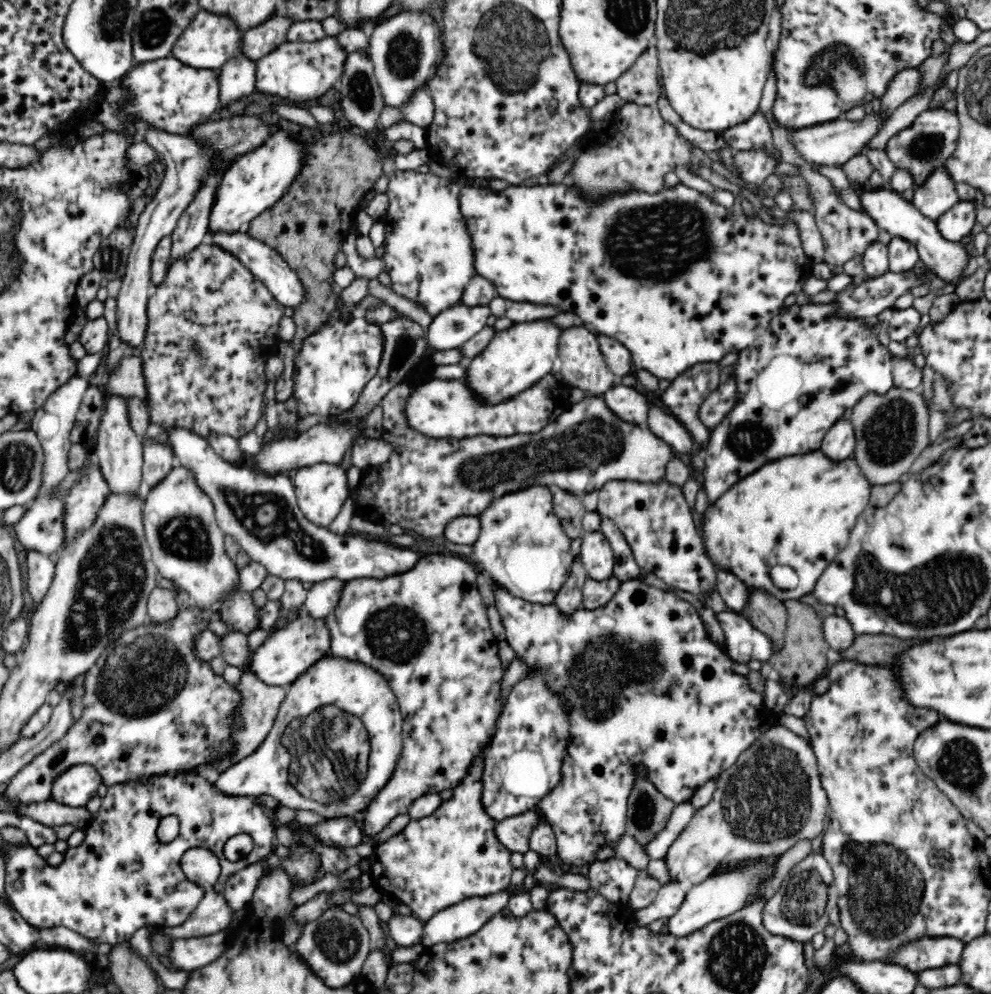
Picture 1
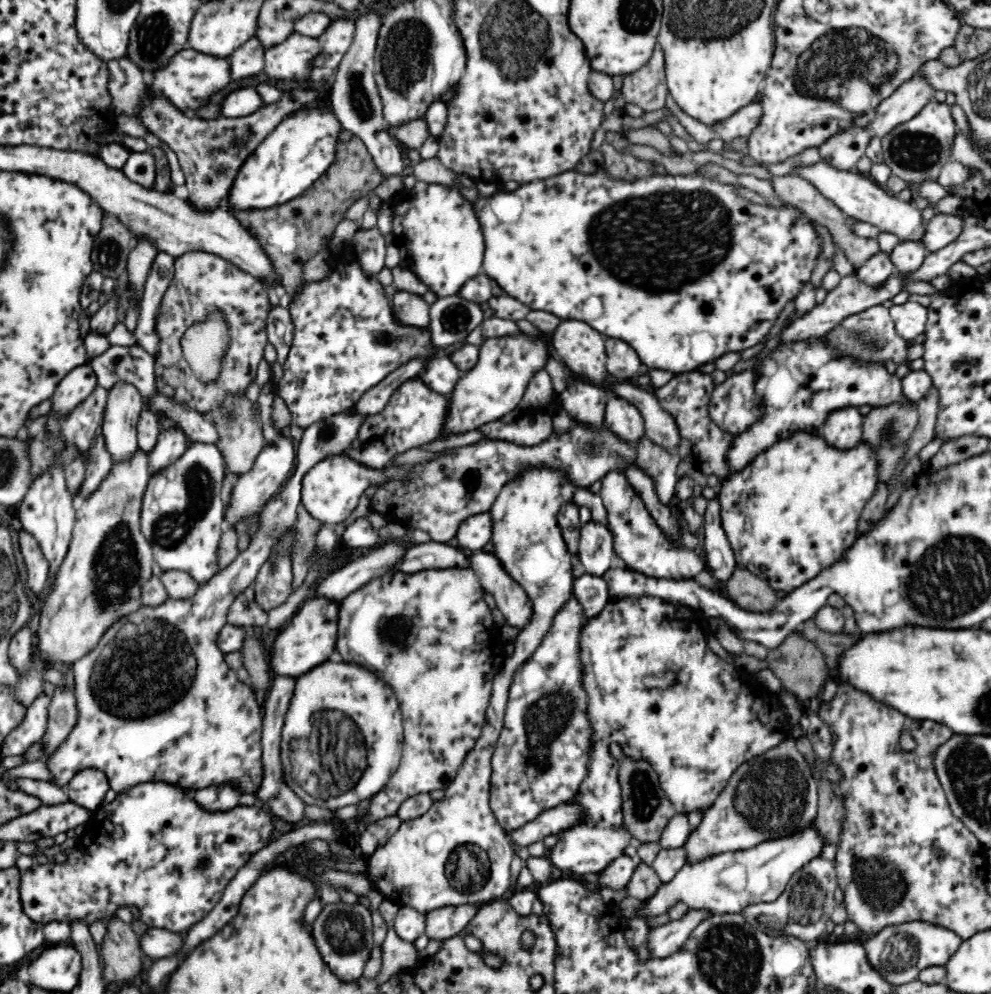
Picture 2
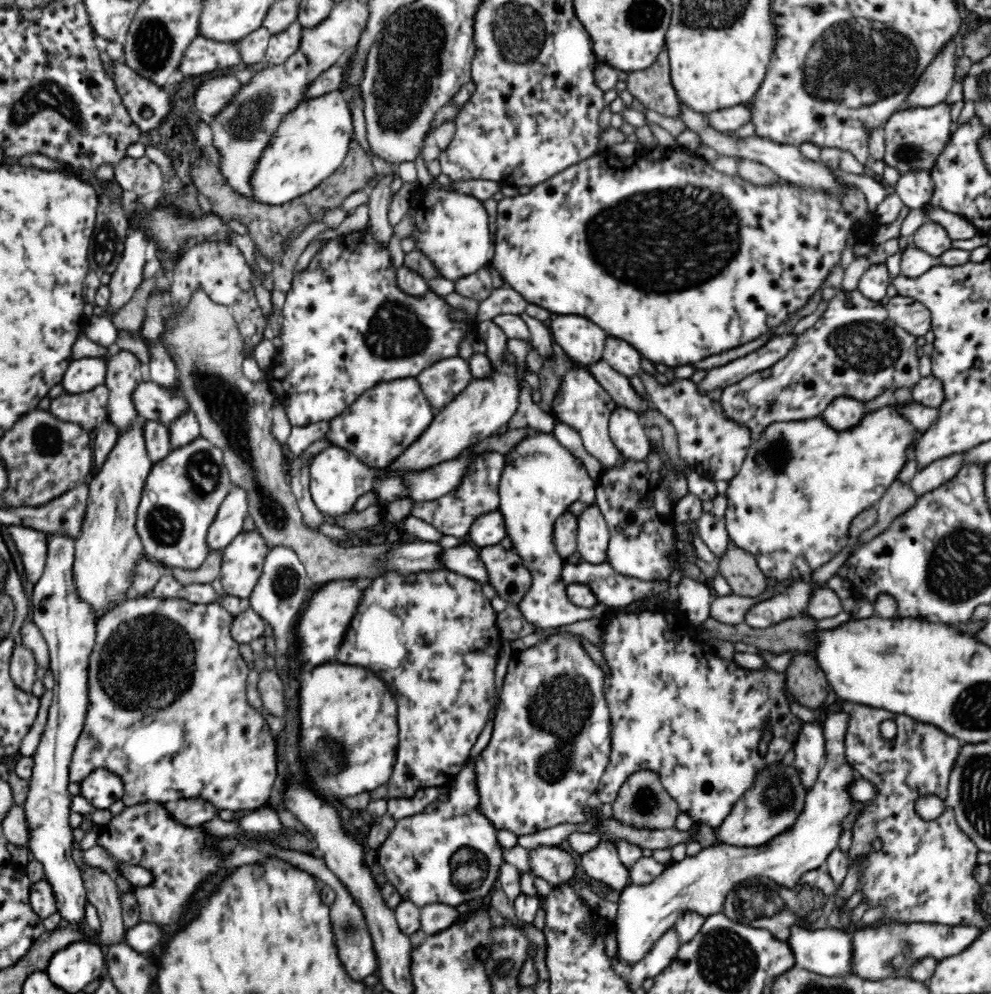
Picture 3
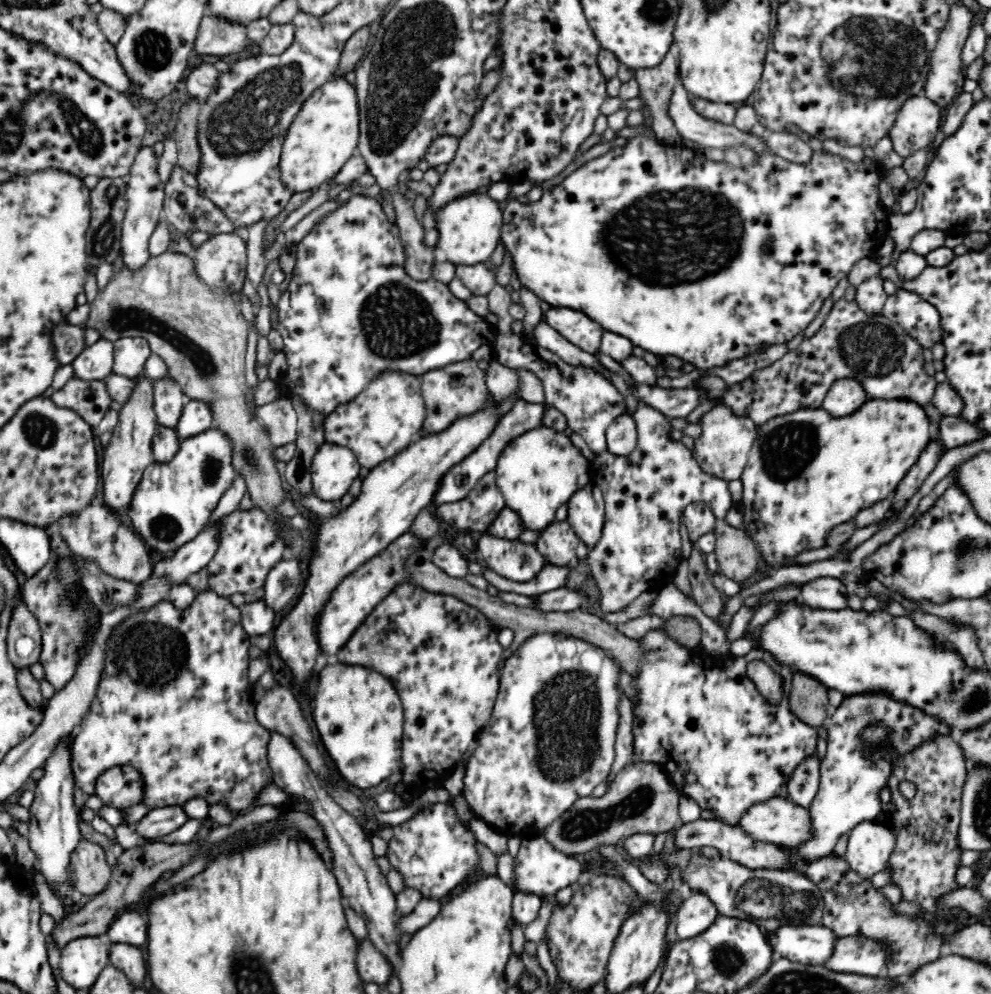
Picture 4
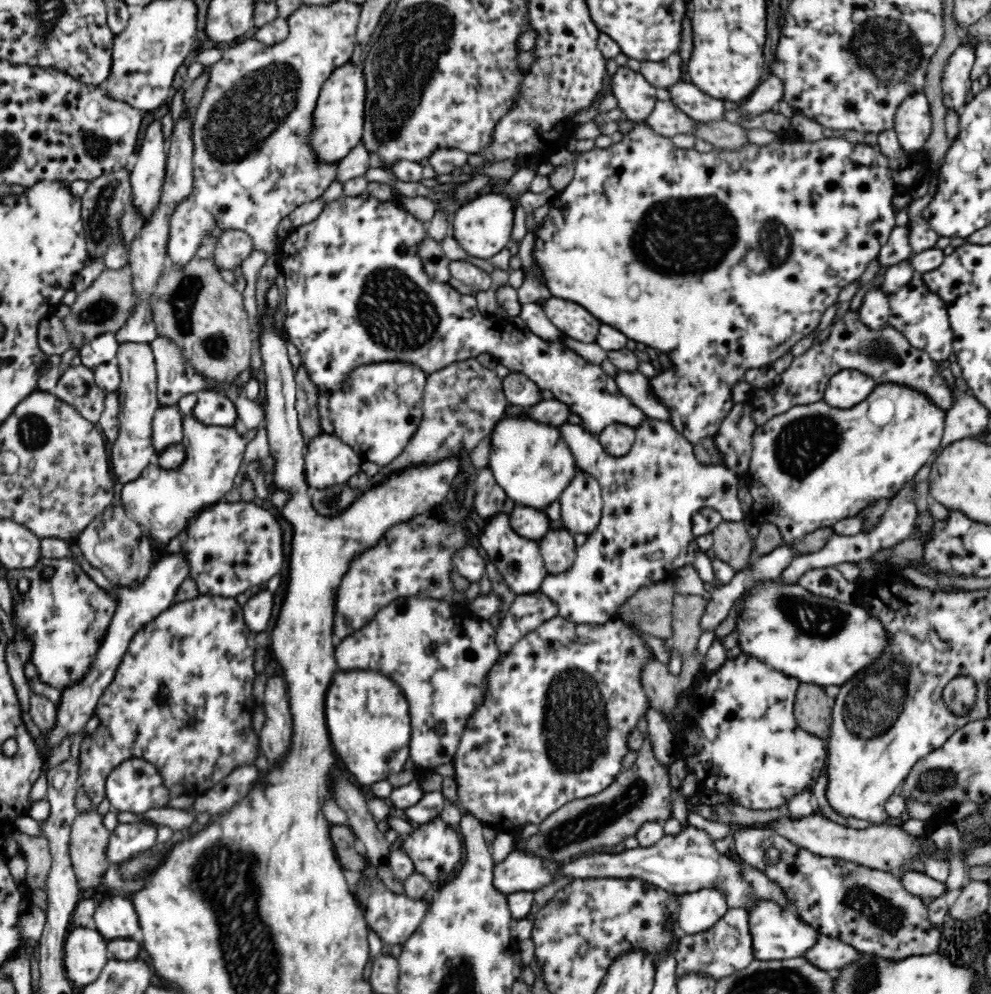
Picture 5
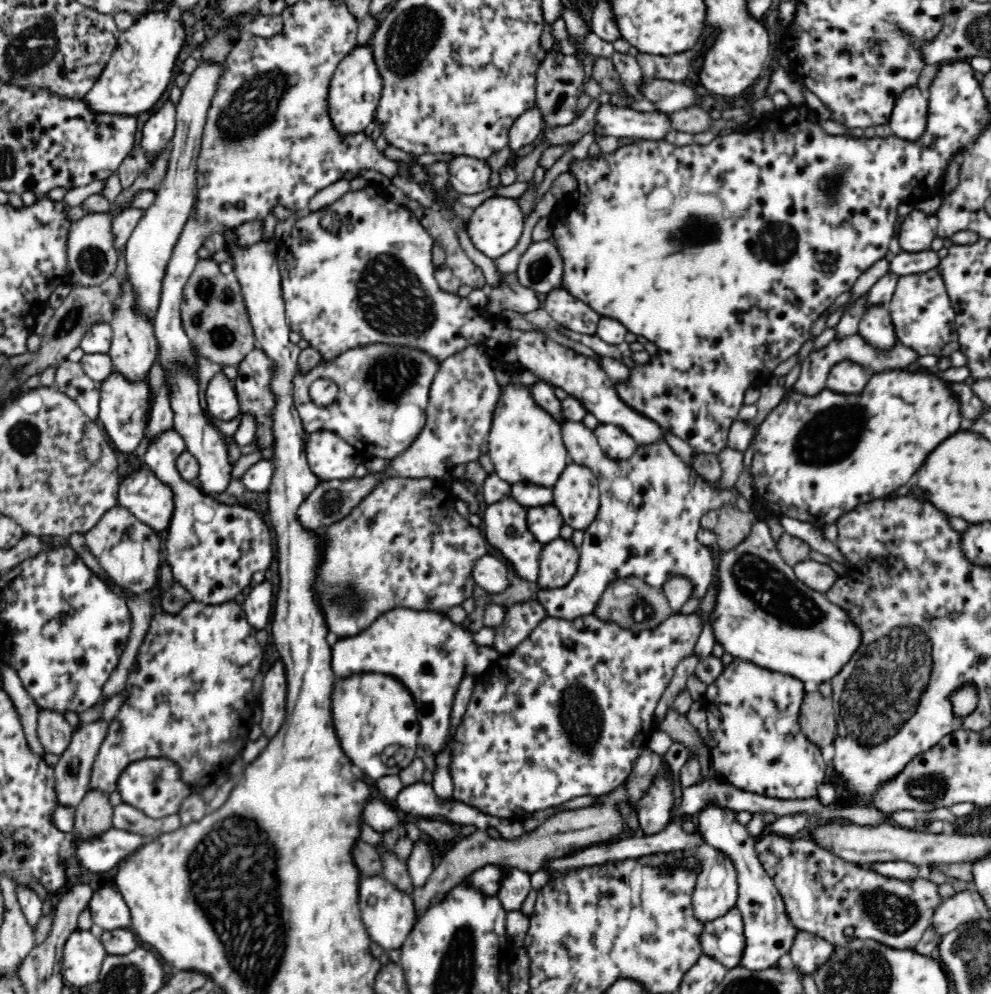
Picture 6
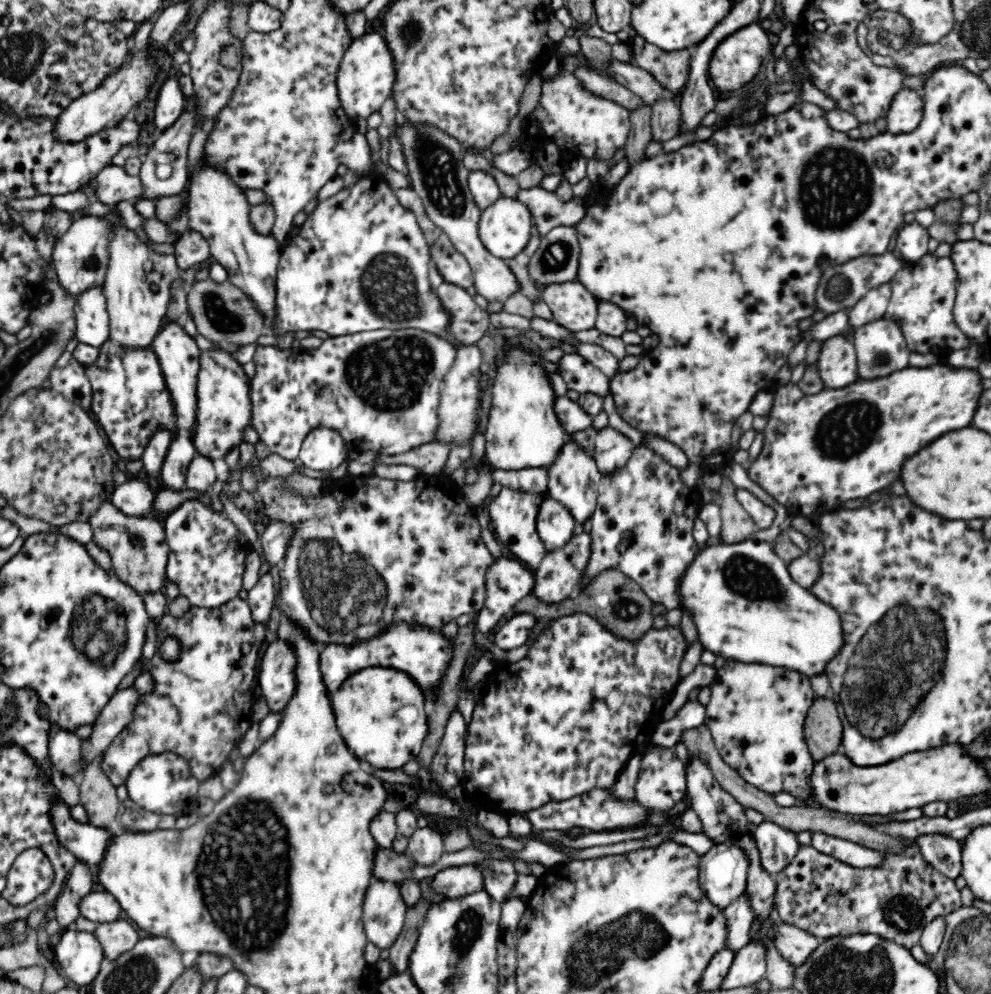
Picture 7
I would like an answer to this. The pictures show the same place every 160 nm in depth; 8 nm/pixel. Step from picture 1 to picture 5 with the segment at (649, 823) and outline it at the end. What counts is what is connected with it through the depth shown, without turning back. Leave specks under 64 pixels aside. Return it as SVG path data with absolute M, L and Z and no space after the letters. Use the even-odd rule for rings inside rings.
M646 712L640 716L636 729L642 734L643 742L629 769L621 770L606 790L569 802L550 814L539 826L536 835L521 839L519 847L515 848L522 848L540 858L564 863L590 848L620 844L629 836L635 836L647 822L666 822L672 818L674 789L670 784L669 767L654 755Z

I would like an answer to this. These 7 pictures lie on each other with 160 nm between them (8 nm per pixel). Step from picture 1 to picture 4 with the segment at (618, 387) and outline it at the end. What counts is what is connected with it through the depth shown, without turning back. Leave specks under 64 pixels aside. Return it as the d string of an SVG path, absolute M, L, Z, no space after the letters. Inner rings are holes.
M631 413L618 416L606 430L608 451L618 456L632 454L638 446L638 428Z

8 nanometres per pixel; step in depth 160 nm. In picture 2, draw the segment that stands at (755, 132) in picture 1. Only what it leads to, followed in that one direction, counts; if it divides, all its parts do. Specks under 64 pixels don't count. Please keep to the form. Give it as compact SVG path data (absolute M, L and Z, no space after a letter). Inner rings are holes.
M757 100L750 103L747 107L741 108L730 118L720 121L714 125L716 138L721 138L729 147L735 138L746 138L748 140L750 133L760 122L763 115L761 103Z

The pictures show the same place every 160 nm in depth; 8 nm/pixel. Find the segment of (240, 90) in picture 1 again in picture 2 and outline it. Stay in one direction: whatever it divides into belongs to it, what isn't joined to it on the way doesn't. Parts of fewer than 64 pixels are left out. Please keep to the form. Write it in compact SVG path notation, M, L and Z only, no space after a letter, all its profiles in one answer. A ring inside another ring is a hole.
M256 37L250 38L240 48L237 48L229 56L230 80L241 82L244 78L250 79L263 72L265 51L262 43Z

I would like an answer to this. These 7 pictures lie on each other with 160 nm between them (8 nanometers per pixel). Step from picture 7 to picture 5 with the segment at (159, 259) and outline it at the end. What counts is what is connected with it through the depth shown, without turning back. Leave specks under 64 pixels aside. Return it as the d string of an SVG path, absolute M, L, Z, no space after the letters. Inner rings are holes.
M124 343L116 353L117 363L121 372L118 400L120 409L118 414L118 435L110 448L110 466L118 488L140 477L143 470L151 467L150 459L155 454L152 439L152 422L154 414L159 408L157 395L157 370L155 358L148 343Z

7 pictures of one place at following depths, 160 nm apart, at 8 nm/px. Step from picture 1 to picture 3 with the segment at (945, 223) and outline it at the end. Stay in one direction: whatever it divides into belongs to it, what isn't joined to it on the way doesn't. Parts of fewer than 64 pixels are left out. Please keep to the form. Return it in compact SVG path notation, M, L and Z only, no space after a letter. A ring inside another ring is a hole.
M926 220L913 234L912 245L926 252L934 258L953 248L953 239L950 238L944 226L932 220Z

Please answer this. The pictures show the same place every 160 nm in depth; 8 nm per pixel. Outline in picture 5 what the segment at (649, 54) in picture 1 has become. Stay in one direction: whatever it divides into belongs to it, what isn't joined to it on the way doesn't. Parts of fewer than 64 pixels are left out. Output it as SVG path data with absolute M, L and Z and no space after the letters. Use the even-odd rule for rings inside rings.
M672 53L663 62L642 62L639 72L650 85L664 94L664 90L669 90L680 81L681 65L678 53Z

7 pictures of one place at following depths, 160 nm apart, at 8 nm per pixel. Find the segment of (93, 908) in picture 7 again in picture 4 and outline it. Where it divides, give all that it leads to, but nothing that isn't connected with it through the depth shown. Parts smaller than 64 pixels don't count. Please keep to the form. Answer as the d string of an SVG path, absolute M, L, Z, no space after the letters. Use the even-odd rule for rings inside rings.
M124 909L112 922L105 940L109 943L126 943L145 949L149 925L142 914L142 910Z

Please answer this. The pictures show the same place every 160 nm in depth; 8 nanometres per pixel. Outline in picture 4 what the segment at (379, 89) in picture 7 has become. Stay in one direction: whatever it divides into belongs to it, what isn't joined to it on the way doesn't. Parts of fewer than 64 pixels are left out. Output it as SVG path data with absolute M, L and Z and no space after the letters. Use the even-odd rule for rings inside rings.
M345 77L330 79L312 93L298 110L282 142L280 181L292 195L316 190L357 154L359 143L358 99Z

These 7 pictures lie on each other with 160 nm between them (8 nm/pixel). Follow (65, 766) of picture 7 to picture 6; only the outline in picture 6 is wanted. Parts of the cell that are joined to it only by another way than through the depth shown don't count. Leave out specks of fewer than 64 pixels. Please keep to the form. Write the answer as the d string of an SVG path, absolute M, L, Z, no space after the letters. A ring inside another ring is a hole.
M40 707L36 722L36 734L43 748L60 756L68 748L73 731L64 714L57 710Z

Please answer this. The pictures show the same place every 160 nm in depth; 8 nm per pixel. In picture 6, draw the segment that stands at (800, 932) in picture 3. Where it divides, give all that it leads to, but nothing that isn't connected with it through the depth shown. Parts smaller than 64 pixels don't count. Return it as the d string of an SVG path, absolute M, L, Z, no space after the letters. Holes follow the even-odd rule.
M706 807L695 817L696 832L734 863L738 881L736 908L741 913L746 936L746 948L741 964L750 970L763 970L776 965L784 954L790 953L800 930L790 921L784 900L754 851L754 837L746 830L746 825L734 821L734 814L734 811L728 809Z

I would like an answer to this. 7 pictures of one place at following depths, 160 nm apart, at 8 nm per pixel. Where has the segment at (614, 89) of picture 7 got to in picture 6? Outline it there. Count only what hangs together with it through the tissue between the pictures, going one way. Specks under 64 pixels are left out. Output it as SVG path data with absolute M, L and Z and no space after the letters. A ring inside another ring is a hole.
M552 48L544 56L545 58L536 72L535 106L540 109L542 123L544 123L546 129L563 127L574 122L576 95L578 88L584 82L584 70L580 67L574 55L564 55Z

